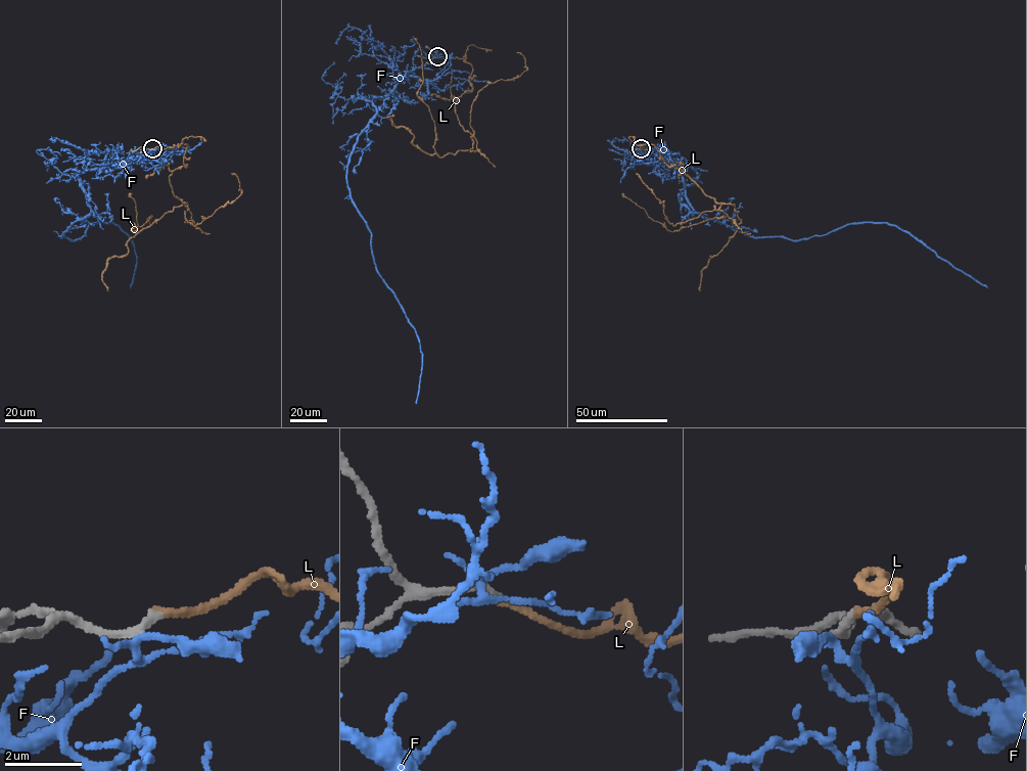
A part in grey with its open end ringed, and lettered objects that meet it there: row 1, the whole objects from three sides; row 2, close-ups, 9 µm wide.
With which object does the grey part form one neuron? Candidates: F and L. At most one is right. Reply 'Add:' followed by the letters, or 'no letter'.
Add: L

